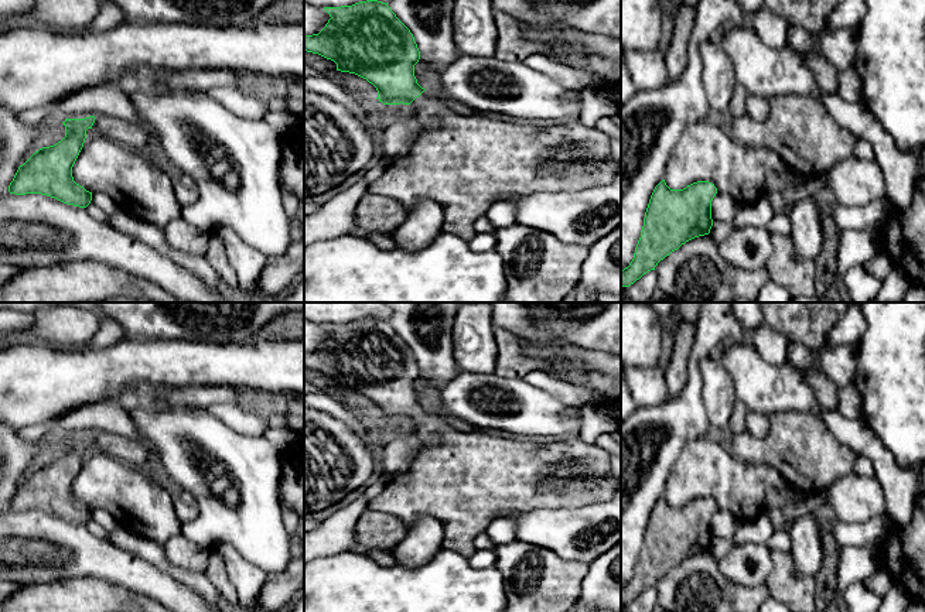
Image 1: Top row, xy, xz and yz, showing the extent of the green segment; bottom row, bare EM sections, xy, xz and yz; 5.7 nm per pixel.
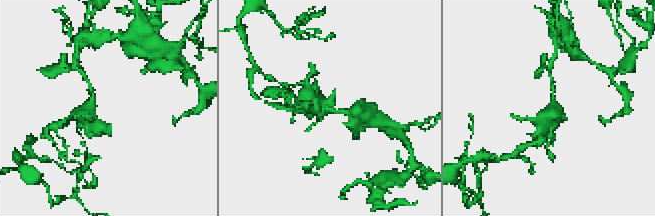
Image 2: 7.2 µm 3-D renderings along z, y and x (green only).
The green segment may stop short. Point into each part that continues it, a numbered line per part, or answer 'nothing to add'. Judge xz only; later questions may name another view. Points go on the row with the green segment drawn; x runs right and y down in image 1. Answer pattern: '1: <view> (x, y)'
1: xz (466, 164)

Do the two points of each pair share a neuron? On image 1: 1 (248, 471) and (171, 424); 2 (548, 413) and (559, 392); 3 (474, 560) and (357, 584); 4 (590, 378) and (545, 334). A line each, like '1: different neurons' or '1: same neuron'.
1: same neuron
2: different neurons
3: different neurons
4: same neuron

